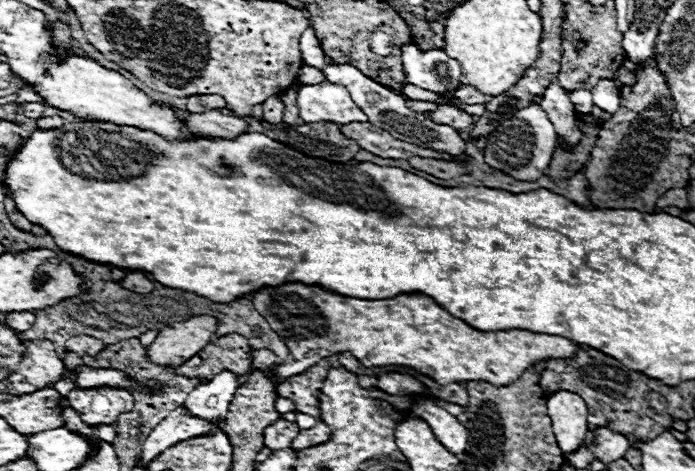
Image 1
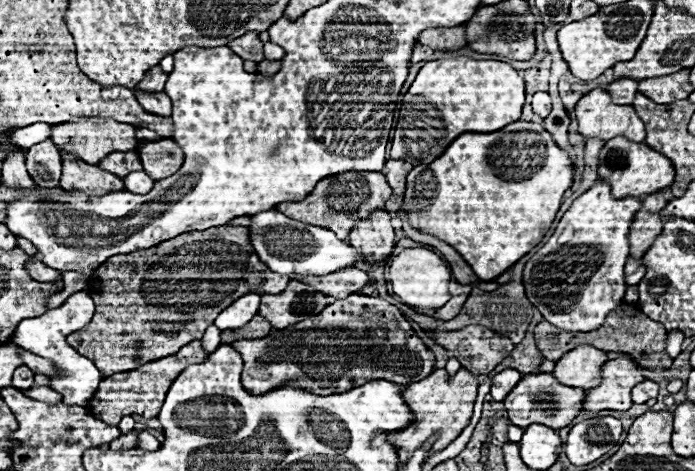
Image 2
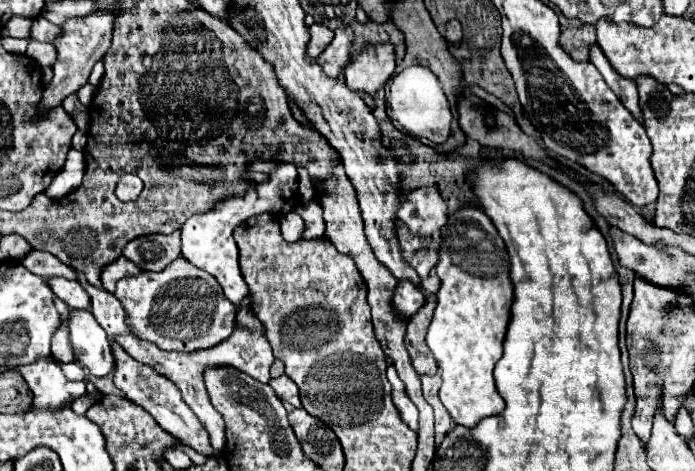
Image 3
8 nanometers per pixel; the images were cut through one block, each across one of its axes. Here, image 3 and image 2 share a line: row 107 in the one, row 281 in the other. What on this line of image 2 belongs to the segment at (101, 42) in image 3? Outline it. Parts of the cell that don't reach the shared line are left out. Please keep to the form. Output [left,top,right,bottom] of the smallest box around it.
[28,258,60,282]

